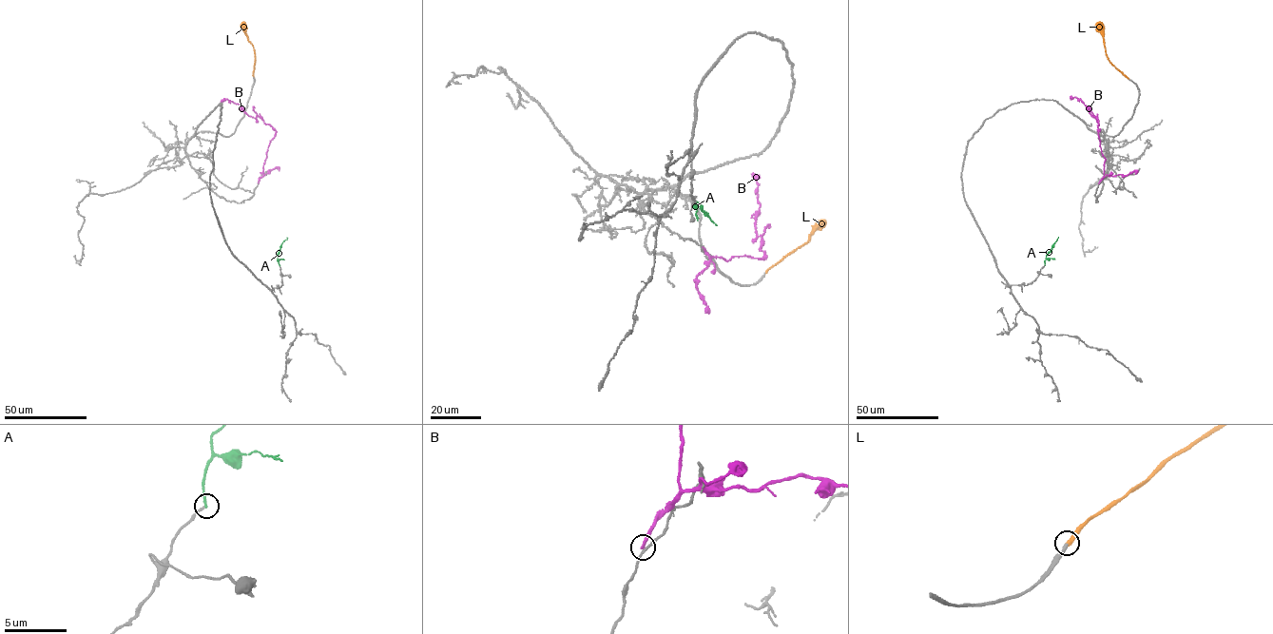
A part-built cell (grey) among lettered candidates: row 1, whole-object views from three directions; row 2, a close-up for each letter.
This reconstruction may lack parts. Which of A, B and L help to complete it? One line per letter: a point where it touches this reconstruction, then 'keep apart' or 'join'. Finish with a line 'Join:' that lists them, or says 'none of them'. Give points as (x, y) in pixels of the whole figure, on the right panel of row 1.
A: (1045, 265) | keep apart
B: (1099, 183) | keep apart
L: (1128, 79) | join
Join: L

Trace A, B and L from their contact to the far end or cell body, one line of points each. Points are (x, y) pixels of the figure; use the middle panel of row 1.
A: (694, 204), (699, 202), (716, 224)
B: (702, 246), (710, 257), (728, 260), (735, 256), (766, 258), (757, 234), (761, 206), (750, 173)
L: (764, 273), (810, 240), (810, 235), (815, 228), (820, 228), (821, 223)

